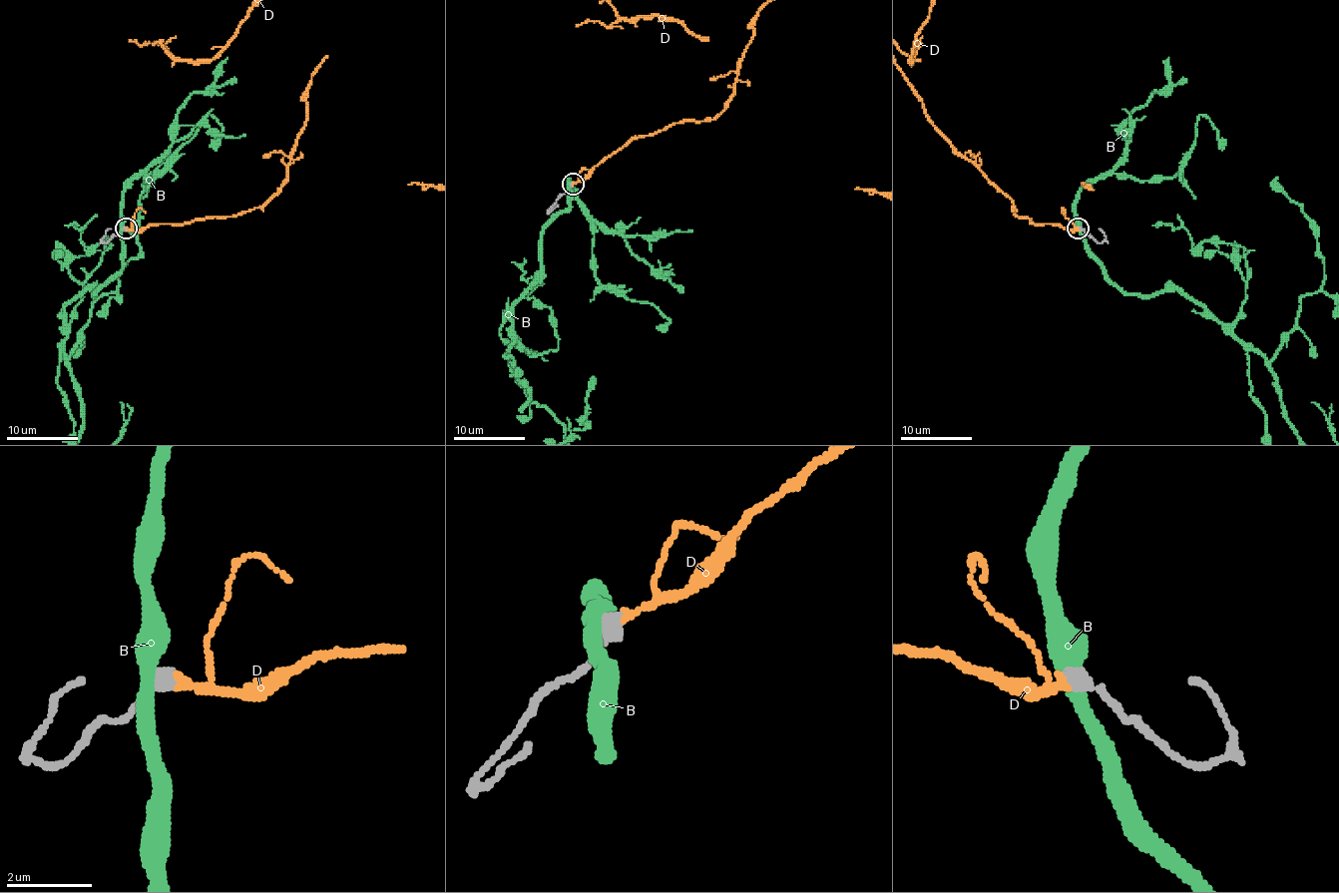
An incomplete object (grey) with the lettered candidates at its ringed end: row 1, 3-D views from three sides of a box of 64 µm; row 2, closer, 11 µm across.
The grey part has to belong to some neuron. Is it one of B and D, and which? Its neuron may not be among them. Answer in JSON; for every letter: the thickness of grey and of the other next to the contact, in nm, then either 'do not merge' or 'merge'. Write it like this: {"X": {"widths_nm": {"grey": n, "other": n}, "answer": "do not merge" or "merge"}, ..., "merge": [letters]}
{"B": {"widths_nm": {"grey": 400, "other": 420}, "answer": "do not merge"}, "D": {"widths_nm": {"grey": 380, "other": 140}, "answer": "merge"}, "merge": ["D"]}

